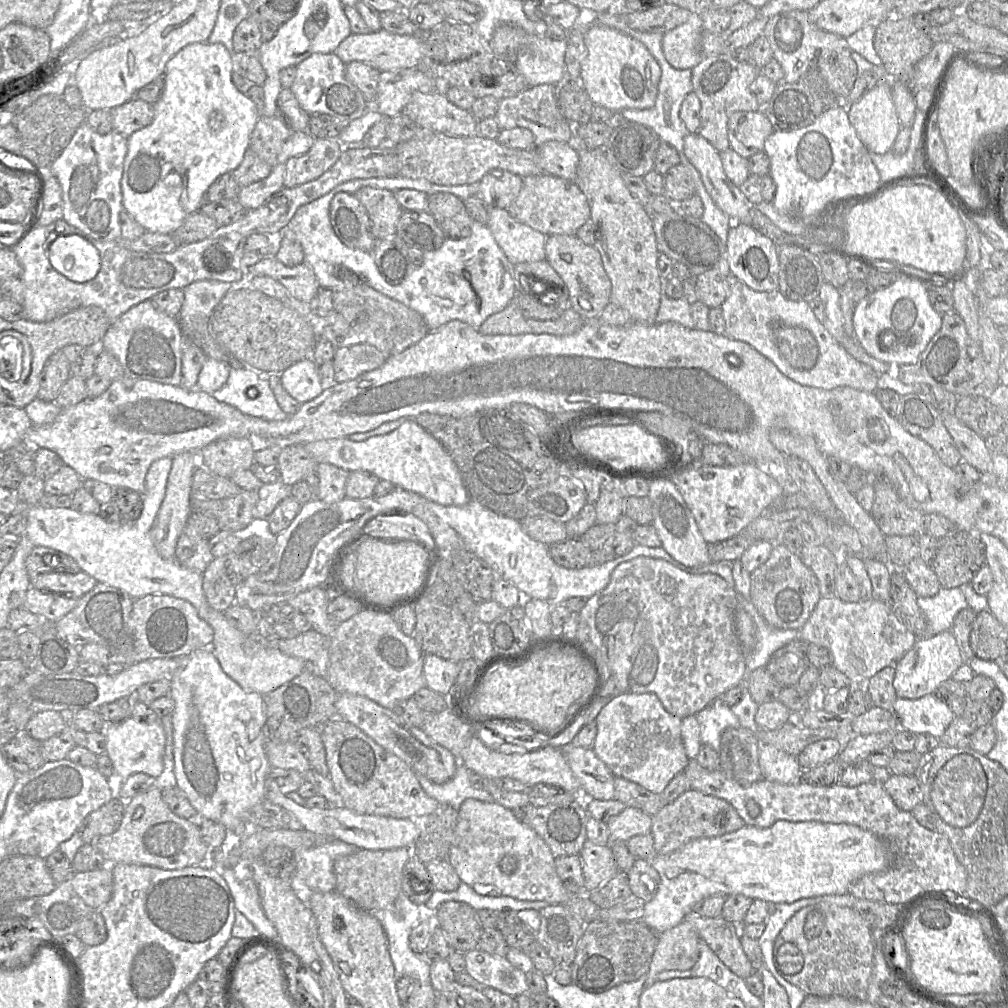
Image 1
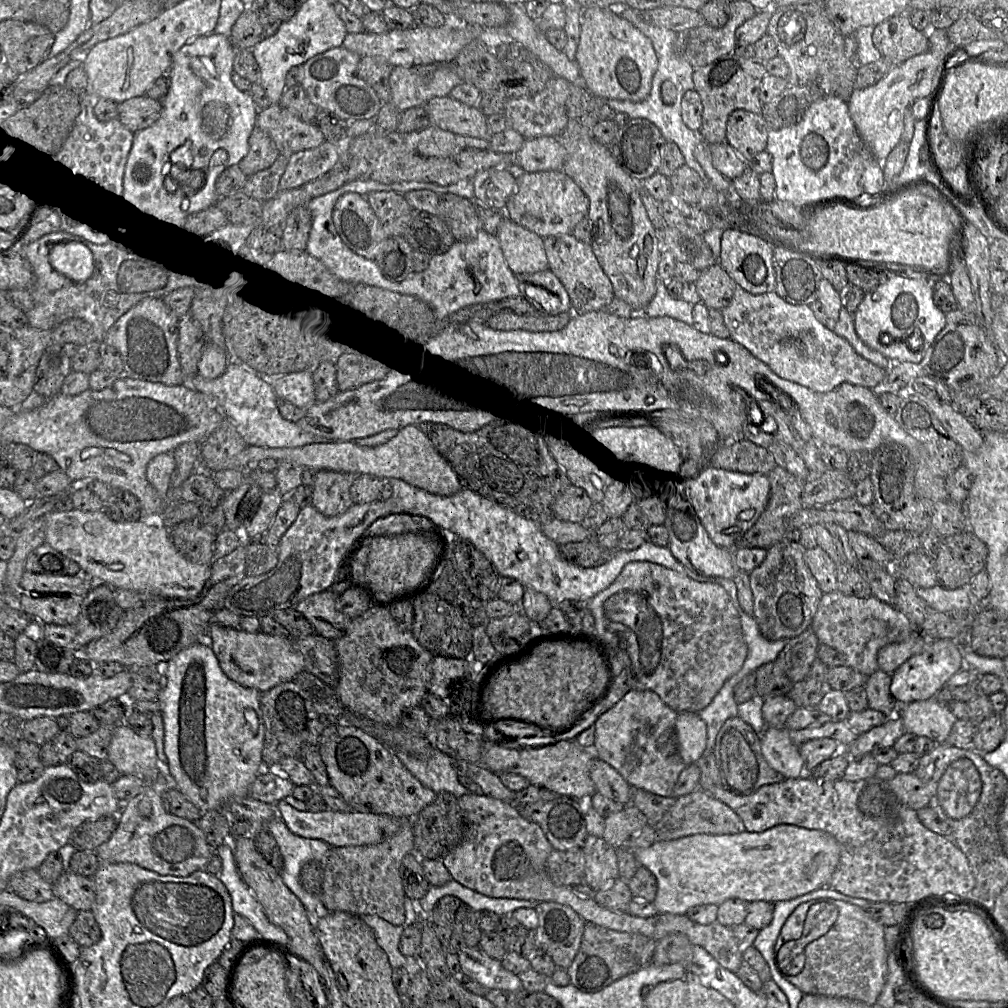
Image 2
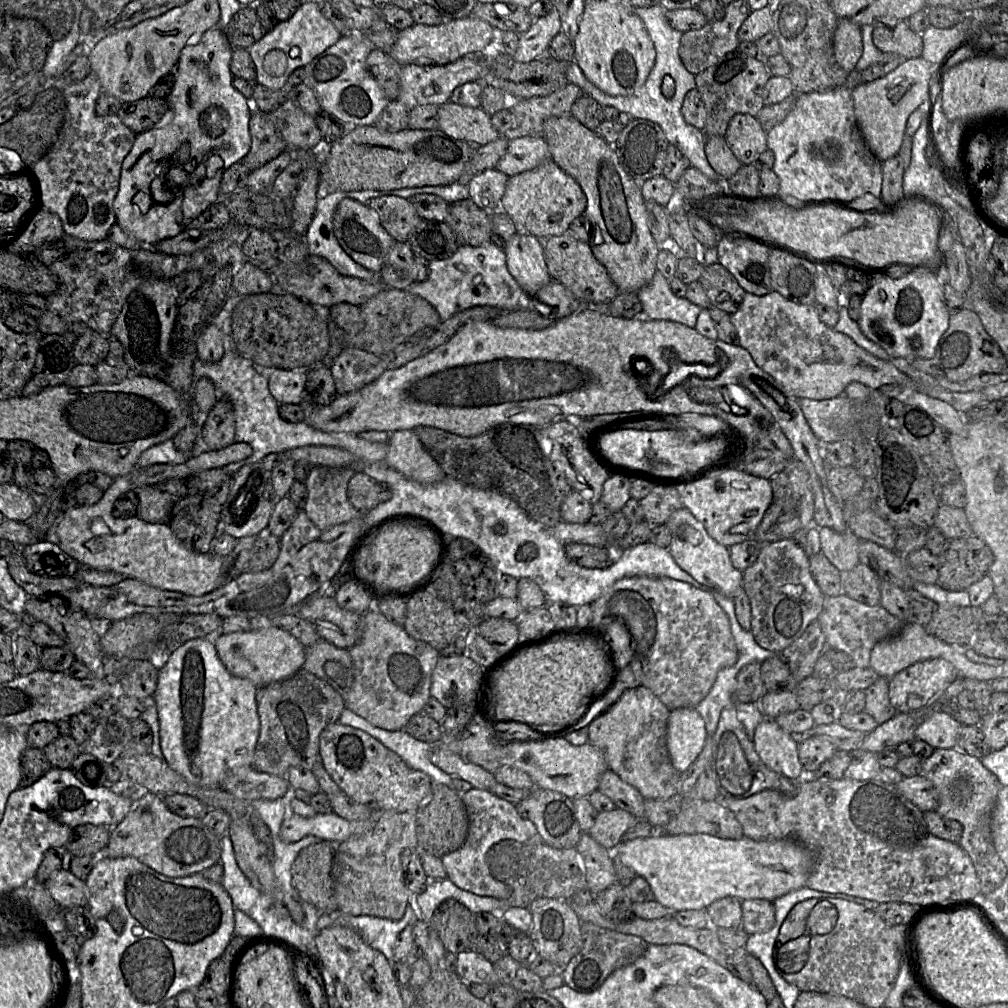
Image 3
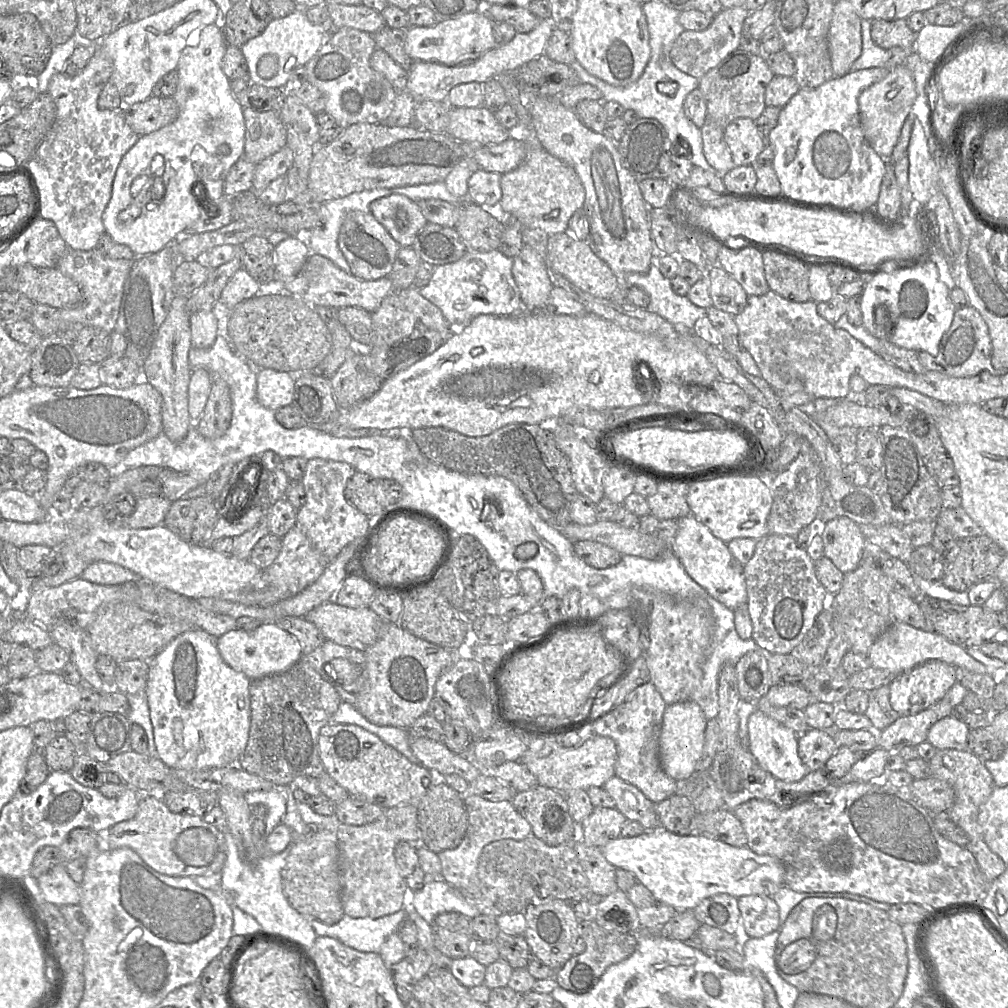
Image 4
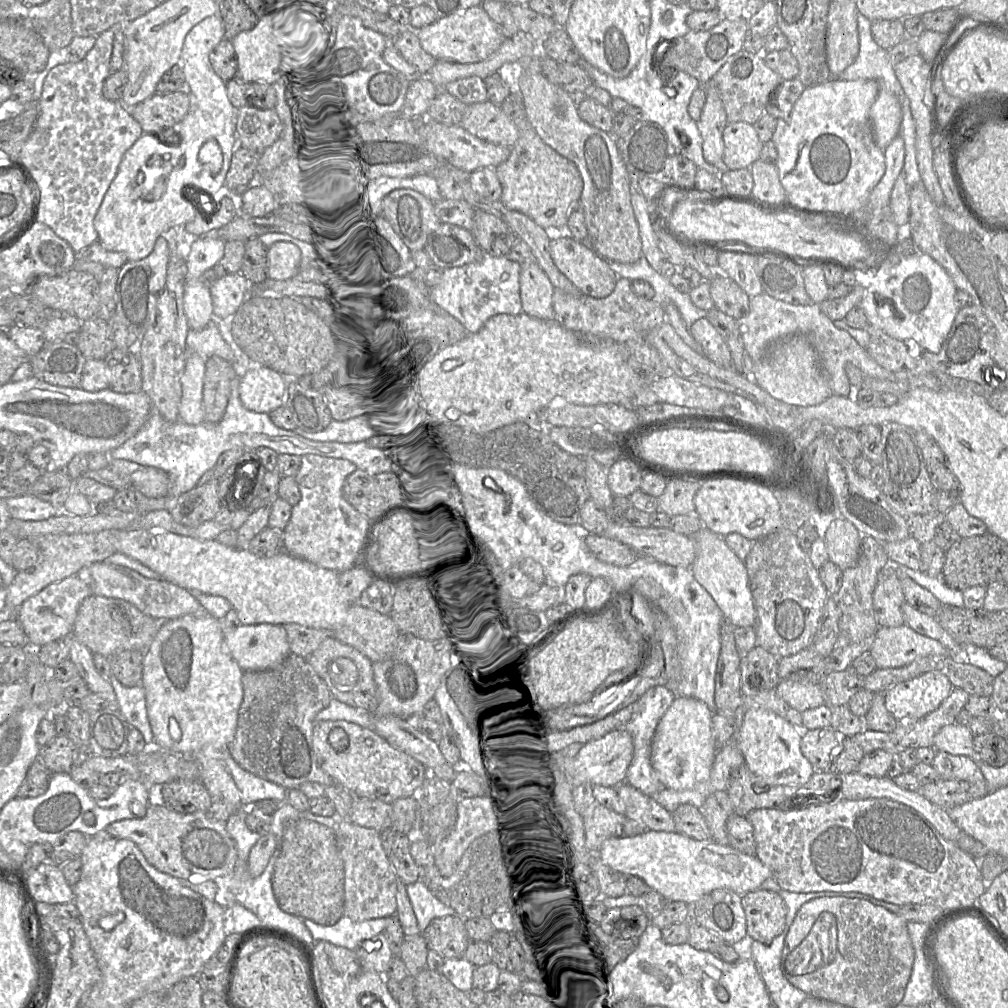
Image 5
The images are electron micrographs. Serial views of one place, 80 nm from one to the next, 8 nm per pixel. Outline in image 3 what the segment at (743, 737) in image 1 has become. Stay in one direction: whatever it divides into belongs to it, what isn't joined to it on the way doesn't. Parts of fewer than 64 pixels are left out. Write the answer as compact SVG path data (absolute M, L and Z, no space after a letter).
M736 703L726 706L721 711L717 729L713 735L711 769L720 798L728 799L745 799L766 789L792 794L800 780L787 778L769 769L763 763L744 725L737 718Z

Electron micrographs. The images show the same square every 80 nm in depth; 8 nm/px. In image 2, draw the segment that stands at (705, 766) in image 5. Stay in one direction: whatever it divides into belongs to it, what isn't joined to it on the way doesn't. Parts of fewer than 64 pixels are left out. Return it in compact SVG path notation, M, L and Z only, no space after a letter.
M680 712L676 717L675 731L679 754L686 765L696 763L703 755L707 726L696 712Z

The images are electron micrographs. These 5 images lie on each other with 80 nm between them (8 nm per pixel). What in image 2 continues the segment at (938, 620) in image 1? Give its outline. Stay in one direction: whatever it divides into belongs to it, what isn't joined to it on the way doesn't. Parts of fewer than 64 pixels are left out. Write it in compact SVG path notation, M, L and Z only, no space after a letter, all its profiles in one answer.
M937 584L931 588L916 588L916 593L932 608L940 612L972 609L970 585L957 589L946 589Z

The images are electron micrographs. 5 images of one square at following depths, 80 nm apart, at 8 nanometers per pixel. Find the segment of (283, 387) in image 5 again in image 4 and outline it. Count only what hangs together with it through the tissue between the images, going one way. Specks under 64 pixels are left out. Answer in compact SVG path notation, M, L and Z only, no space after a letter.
M269 368L260 369L257 372L256 389L259 403L274 411L291 405L294 397L295 376Z

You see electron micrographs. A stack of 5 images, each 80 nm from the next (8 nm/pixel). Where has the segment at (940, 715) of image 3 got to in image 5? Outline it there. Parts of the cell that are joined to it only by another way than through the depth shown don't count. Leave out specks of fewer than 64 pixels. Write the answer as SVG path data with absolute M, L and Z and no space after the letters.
M953 723L939 730L934 737L932 747L936 751L969 757L979 766L982 761L973 749L973 738L974 735L967 726Z

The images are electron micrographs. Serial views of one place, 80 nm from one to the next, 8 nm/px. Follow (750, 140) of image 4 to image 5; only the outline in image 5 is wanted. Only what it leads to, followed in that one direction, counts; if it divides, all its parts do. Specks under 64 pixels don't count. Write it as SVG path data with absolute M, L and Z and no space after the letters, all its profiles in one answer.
M728 123L723 130L723 163L728 170L750 168L760 159L763 143L752 124Z

